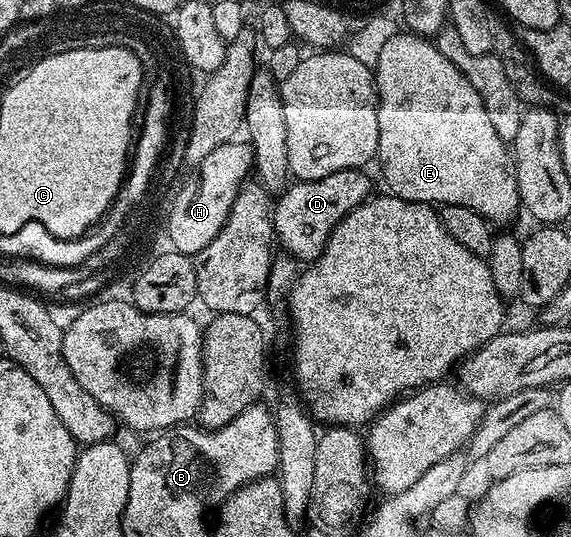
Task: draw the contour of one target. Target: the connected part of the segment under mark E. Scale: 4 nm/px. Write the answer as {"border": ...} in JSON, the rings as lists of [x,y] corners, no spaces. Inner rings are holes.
{"border":[[[406,30],[396,31],[395,36],[385,42],[373,71],[375,92],[379,96],[377,164],[383,167],[383,180],[391,187],[388,188],[390,195],[432,206],[469,206],[469,210],[477,210],[477,214],[495,226],[521,212],[512,153],[489,123],[481,94],[473,90],[469,78],[439,52],[428,37]]]}

